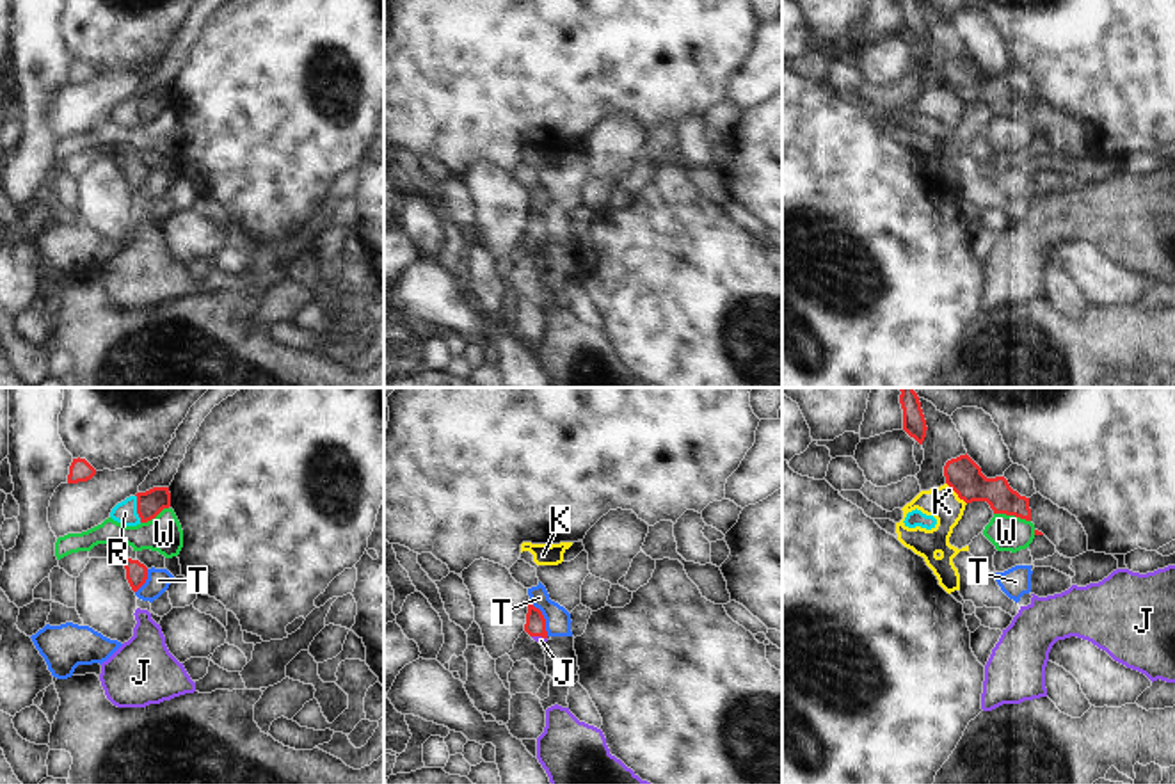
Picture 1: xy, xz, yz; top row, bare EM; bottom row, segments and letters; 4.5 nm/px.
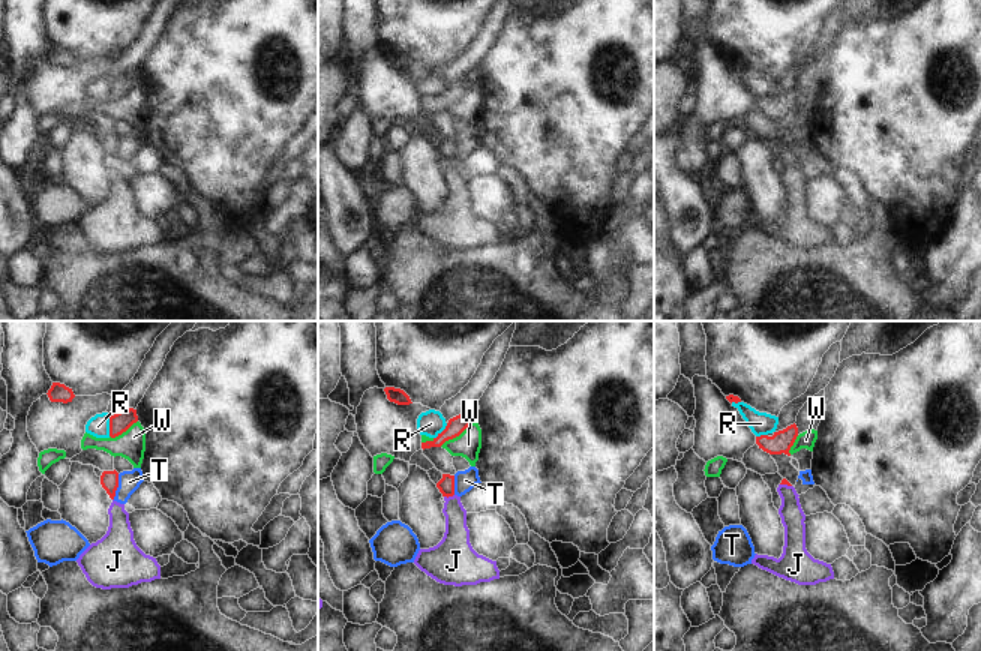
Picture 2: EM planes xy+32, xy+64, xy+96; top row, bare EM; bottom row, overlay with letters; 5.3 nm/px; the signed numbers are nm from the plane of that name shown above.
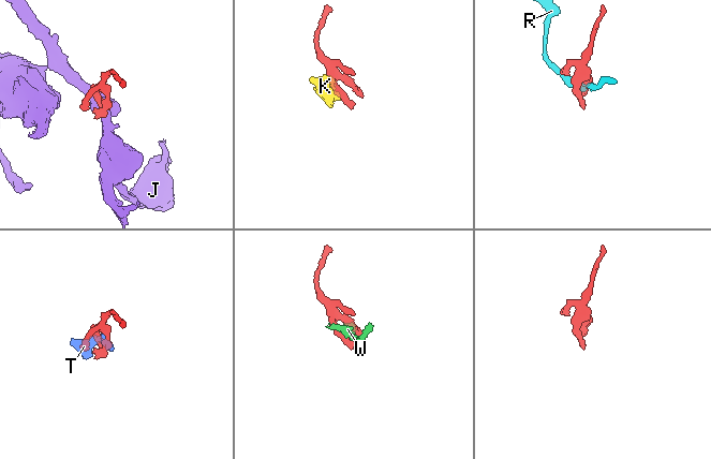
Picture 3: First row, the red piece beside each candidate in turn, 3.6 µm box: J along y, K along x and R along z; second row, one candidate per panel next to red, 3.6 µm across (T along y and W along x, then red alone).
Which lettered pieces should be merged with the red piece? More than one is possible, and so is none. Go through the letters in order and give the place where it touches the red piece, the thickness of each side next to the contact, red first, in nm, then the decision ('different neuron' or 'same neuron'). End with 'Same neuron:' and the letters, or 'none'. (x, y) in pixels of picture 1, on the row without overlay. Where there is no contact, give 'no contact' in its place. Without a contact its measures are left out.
J: contact xz (539, 237); calibres 100 and 40 nm; same neuron
K: contact yz (955, 93); calibres 160 and 150 nm; different neuron
R: contact xy (137, 111); calibres 120 and 110 nm; different neuron
T: contact xz (544, 221); calibres 100 and 110 nm; different neuron
W: contact yz (1012, 116); calibres 150 and 160 nm; different neuron
Same neuron: J

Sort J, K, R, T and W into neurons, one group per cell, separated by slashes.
J / K W / R / T

